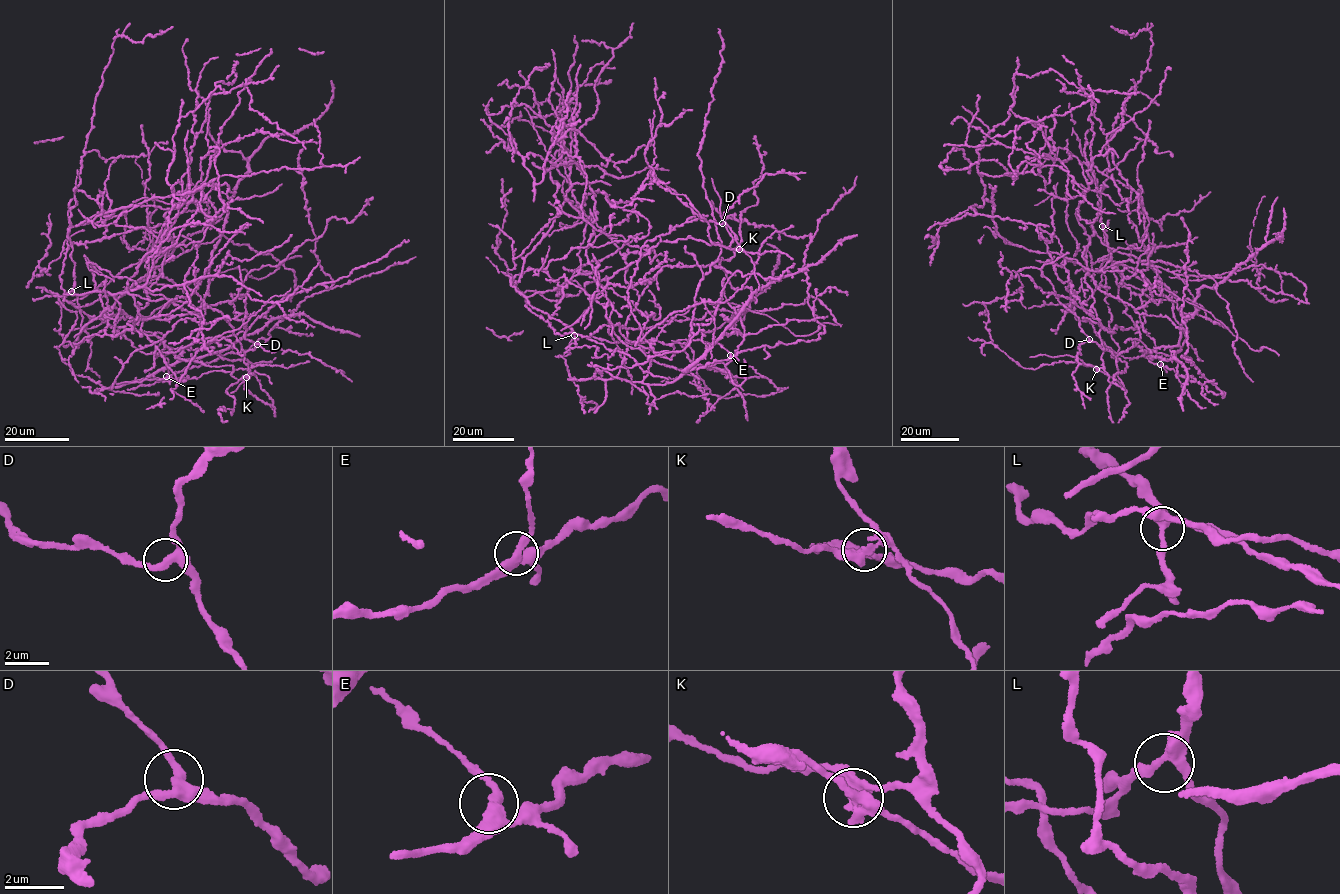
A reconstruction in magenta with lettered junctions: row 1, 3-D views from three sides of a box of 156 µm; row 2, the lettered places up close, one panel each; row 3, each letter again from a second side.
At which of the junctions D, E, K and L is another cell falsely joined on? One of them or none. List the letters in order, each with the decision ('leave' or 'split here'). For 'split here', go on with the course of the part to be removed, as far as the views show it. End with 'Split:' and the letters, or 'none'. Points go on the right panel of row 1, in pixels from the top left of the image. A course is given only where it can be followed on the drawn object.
D: leave
E: leave
K: split here; foreign part runs (1096, 369), (1066, 354), (1029, 357)
L: leave
Split: K

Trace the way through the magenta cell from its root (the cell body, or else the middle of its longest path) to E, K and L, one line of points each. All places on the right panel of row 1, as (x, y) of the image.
E: (1091, 259), (1149, 250), (1185, 336), (1174, 356), (1151, 358), (1193, 365), (1224, 394), (1160, 364)
K: (1091, 259), (1088, 240), (1082, 257), (1087, 263), (1084, 282), (1092, 292), (1103, 348), (1103, 367), (1096, 369)
L: (1091, 259), (1105, 146), (1124, 114), (1148, 139), (1109, 170), (1086, 161), (1102, 226)

